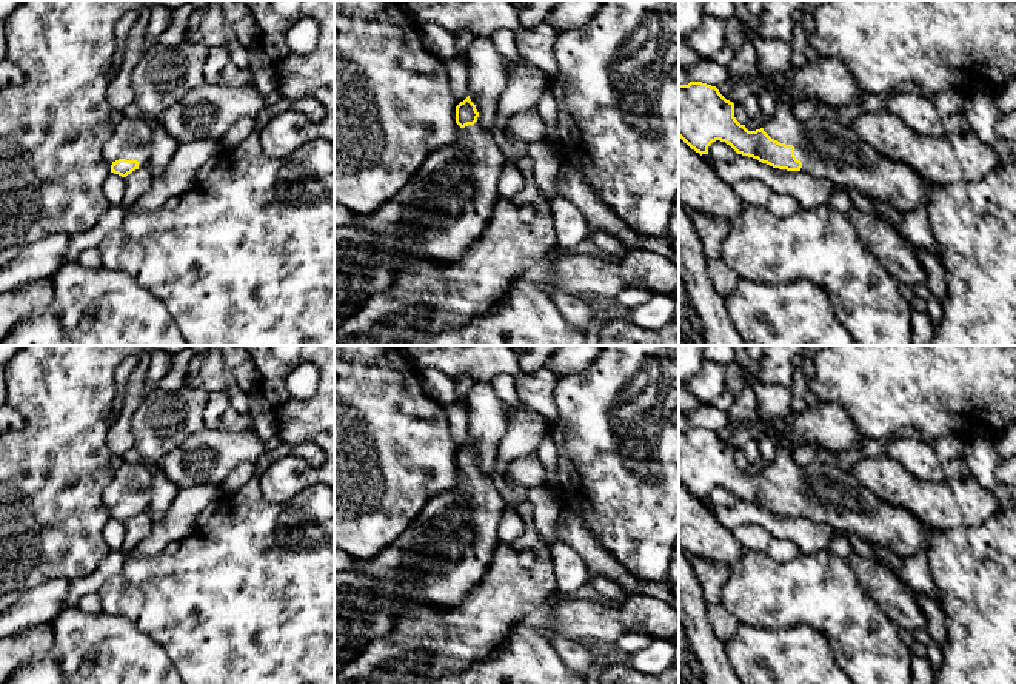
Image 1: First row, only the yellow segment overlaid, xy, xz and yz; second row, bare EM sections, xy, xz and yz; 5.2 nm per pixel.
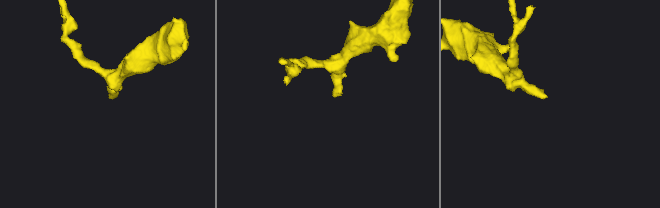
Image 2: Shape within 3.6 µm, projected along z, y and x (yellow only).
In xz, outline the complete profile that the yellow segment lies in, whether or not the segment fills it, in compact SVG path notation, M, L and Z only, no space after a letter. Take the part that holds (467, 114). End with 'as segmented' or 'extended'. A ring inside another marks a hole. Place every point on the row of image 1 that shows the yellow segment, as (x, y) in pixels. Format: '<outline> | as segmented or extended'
M470 96L456 106L456 142L434 149L413 179L386 203L359 222L334 226L334 330L374 293L388 290L405 257L437 265L457 260L491 219L499 199L497 182L506 157L496 134L477 122Z | extended

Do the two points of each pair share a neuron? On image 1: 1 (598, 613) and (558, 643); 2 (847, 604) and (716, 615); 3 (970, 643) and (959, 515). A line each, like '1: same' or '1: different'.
1: different
2: different
3: different

